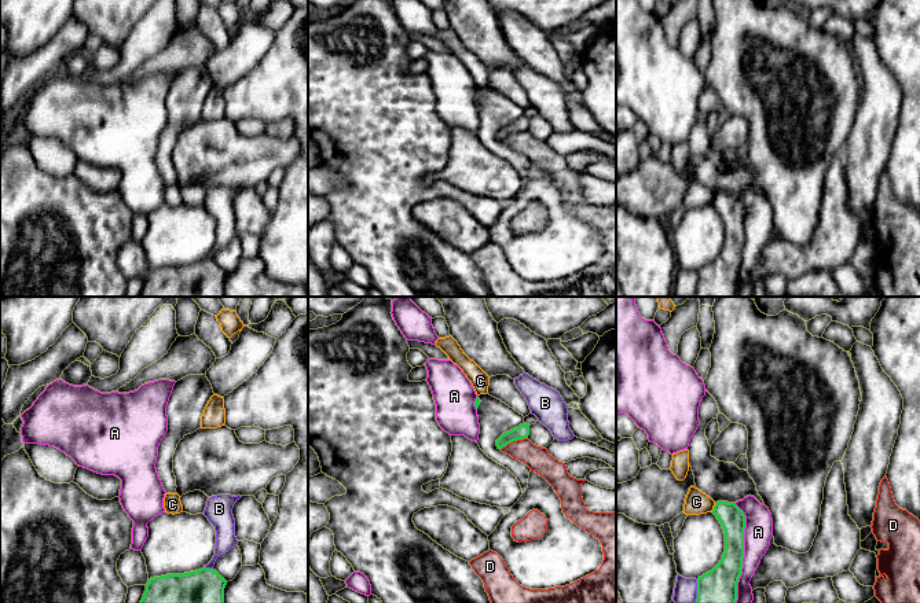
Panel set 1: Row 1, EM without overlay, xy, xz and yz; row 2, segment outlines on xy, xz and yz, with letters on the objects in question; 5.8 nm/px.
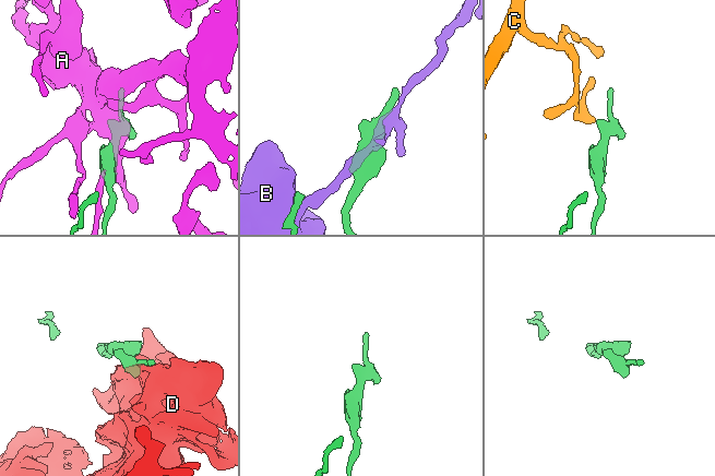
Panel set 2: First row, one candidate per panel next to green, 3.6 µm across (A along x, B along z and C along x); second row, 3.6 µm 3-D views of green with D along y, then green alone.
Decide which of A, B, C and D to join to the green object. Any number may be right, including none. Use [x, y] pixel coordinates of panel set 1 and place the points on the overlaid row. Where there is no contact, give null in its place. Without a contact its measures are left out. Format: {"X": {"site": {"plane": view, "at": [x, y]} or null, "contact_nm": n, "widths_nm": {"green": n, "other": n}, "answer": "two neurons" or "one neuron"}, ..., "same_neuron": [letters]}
{"A": {"site": {"plane": "yz", "at": [743, 552]}, "contact_nm": 600, "widths_nm": {"green": 200, "other": 170}, "answer": "two neurons"}, "B": {"site": {"plane": "xy", "at": [208, 569]}, "contact_nm": 60, "widths_nm": {"green": 200, "other": 120}, "answer": "two neurons"}, "C": {"site": {"plane": "yz", "at": [714, 507]}, "contact_nm": 60, "widths_nm": {"green": 150, "other": 140}, "answer": "two neurons"}, "D": {"site": {"plane": "xz", "at": [513, 440]}, "contact_nm": 180, "widths_nm": {"green": 80, "other": 140}, "answer": "two neurons"}, "same_neuron": []}

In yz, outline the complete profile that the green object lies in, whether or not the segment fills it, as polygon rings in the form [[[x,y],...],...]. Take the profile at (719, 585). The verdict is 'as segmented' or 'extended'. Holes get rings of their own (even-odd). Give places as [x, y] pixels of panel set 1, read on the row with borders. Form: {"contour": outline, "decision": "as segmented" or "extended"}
{"contour": [[[716,501],[712,514],[725,533],[725,552],[711,571],[697,578],[696,603],[736,603],[744,558],[745,515],[727,501]]], "decision": "as segmented"}

